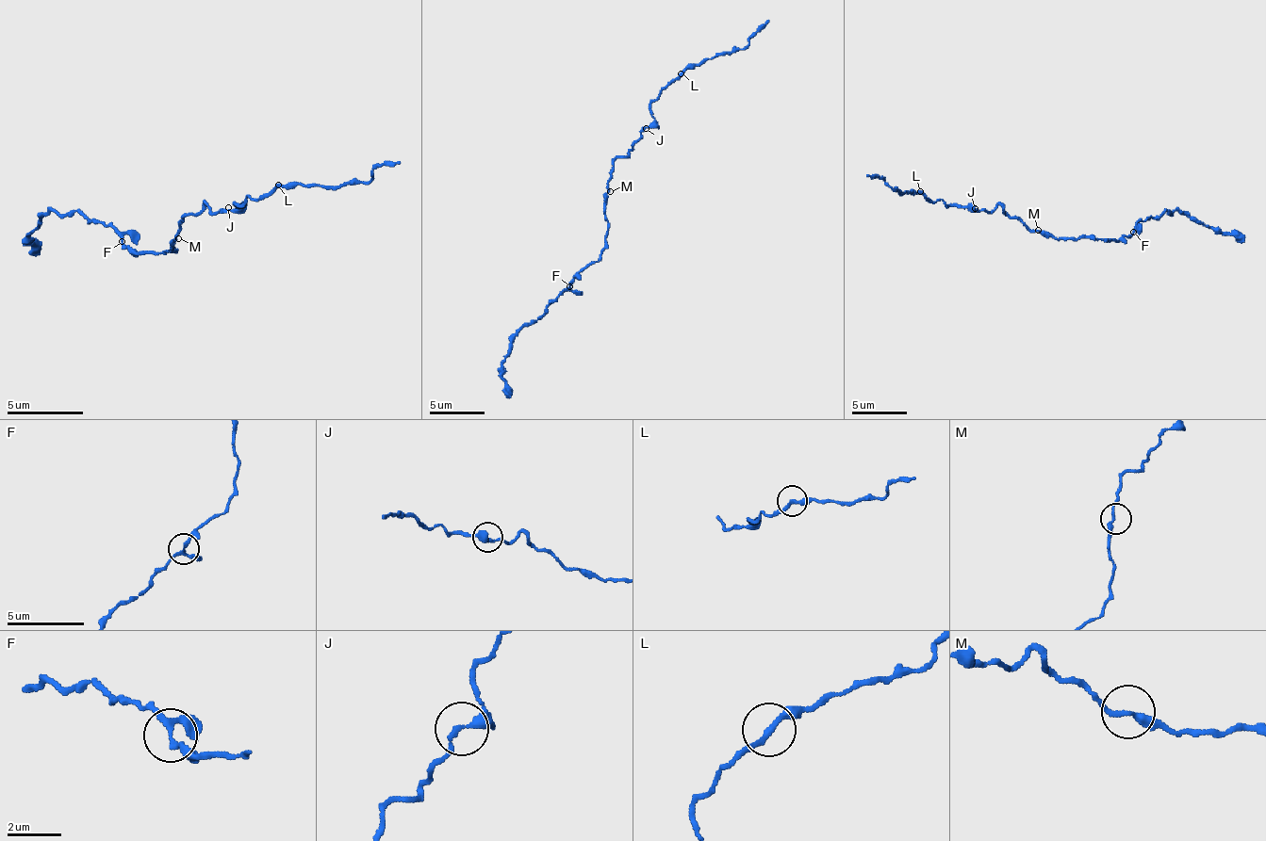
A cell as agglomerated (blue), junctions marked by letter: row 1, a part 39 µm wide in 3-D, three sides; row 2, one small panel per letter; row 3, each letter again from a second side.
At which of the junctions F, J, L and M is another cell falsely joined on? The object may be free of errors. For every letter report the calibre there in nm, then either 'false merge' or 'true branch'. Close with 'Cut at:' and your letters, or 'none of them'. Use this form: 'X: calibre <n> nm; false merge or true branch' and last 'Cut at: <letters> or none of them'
F: calibre 170 nm; true branch
J: calibre 220 nm; true branch
L: calibre 200 nm; true branch
M: calibre 200 nm; true branch
Cut at: none of them

